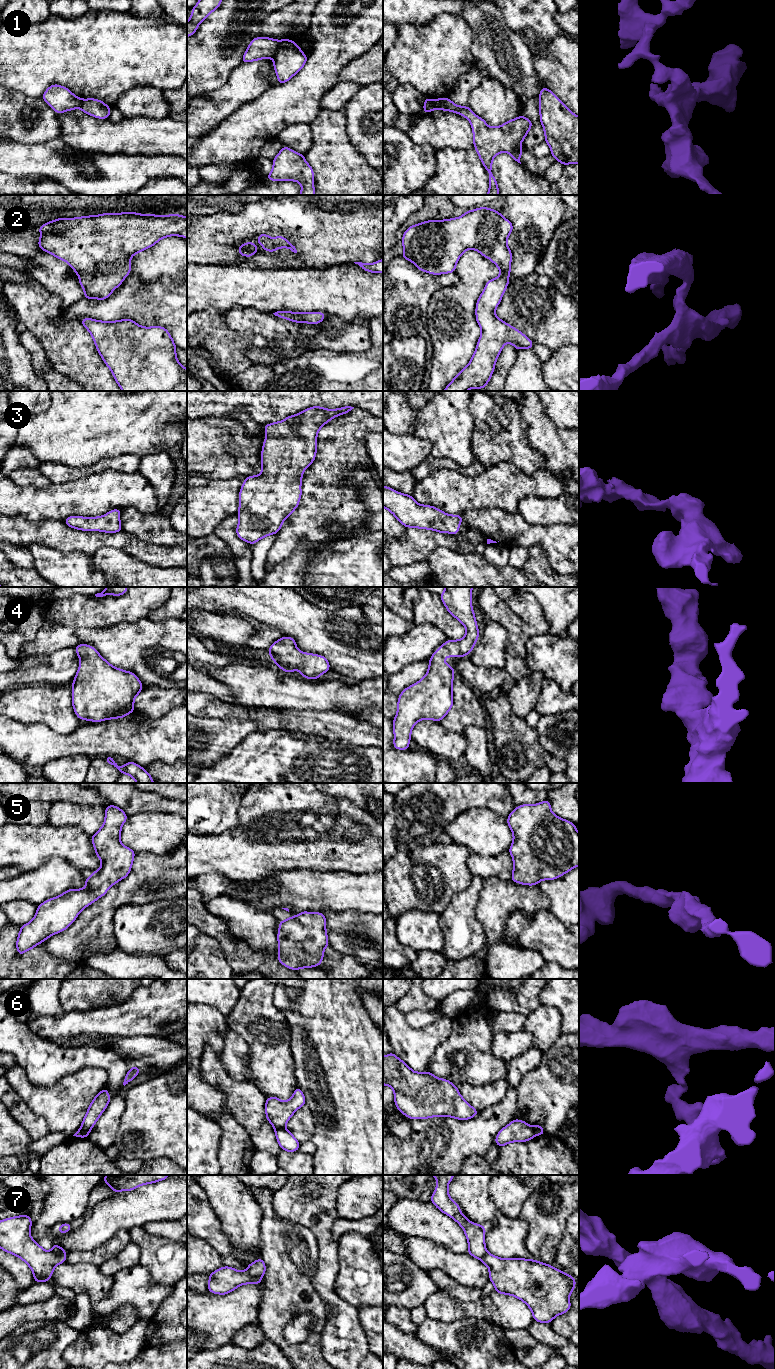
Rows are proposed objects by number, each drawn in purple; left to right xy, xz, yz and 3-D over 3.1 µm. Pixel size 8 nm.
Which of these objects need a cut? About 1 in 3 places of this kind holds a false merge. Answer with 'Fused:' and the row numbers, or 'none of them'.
Fused: 1, 6, 7

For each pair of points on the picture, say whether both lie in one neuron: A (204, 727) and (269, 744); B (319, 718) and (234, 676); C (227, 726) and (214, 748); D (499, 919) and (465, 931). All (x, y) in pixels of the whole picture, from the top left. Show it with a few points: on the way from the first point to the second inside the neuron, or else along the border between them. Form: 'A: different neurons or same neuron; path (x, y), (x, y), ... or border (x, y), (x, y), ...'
A: different neurons; border (260, 730), (249, 733), (226, 752)
B: different neurons; border (281, 708), (328, 711)
C: same neuron; path (224, 731), (214, 743)
D: different neurons; border (477, 902), (475, 917), (484, 930), (486, 946)

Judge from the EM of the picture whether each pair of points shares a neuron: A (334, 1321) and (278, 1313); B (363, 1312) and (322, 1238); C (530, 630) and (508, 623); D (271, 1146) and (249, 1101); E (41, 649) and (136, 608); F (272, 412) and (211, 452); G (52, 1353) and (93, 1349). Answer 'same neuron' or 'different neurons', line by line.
A: different neurons
B: different neurons
C: different neurons
D: same neuron
E: same neuron
F: different neurons
G: different neurons

